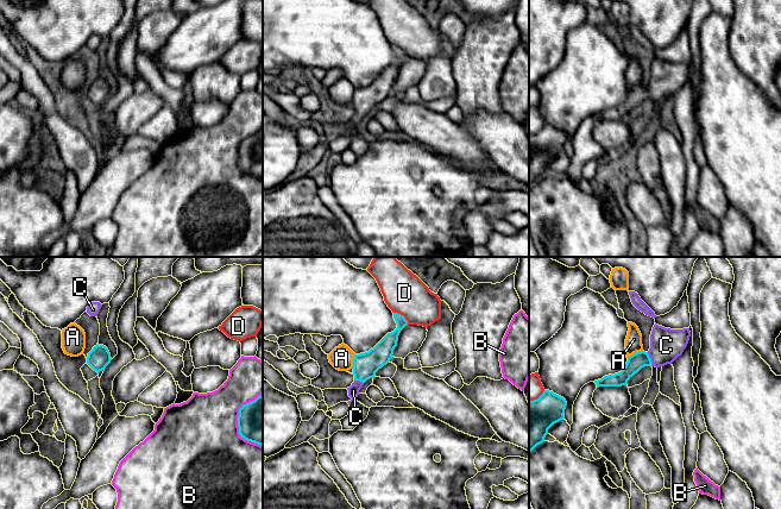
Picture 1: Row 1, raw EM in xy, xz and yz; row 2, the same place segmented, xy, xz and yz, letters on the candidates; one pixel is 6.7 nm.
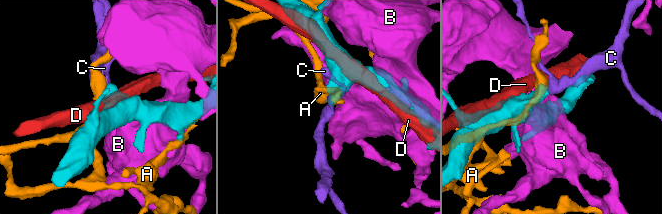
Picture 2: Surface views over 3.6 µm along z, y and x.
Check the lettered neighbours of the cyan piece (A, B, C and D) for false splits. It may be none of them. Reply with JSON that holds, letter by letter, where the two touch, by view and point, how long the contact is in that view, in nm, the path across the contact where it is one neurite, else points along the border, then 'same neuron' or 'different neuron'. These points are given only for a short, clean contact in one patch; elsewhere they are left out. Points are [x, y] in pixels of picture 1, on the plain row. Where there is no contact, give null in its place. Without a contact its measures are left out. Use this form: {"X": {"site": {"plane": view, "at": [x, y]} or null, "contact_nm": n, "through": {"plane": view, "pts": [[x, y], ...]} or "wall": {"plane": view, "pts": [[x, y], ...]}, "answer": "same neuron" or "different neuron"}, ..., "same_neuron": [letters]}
{"A": {"site": {"plane": "yz", "at": [635, 87]}, "contact_nm": 120, "answer": "different neuron"}, "B": {"site": {"plane": "xy", "at": [238, 155]}, "contact_nm": 360, "answer": "different neuron"}, "C": {"site": {"plane": "yz", "at": [650, 93]}, "contact_nm": 100, "through": {"plane": "yz", "pts": [[637, 94], [650, 93], [666, 79]]}, "answer": "same neuron"}, "D": {"site": {"plane": "xz", "at": [402, 49]}, "contact_nm": 130, "answer": "different neuron"}, "same_neuron": ["C"]}

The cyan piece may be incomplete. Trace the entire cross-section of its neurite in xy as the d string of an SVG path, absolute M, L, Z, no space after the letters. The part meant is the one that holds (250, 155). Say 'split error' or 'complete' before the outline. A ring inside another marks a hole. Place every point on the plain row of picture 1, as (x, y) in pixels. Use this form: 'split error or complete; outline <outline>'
complete; outline M263 127L239 143L238 161L241 171L263 180Z

